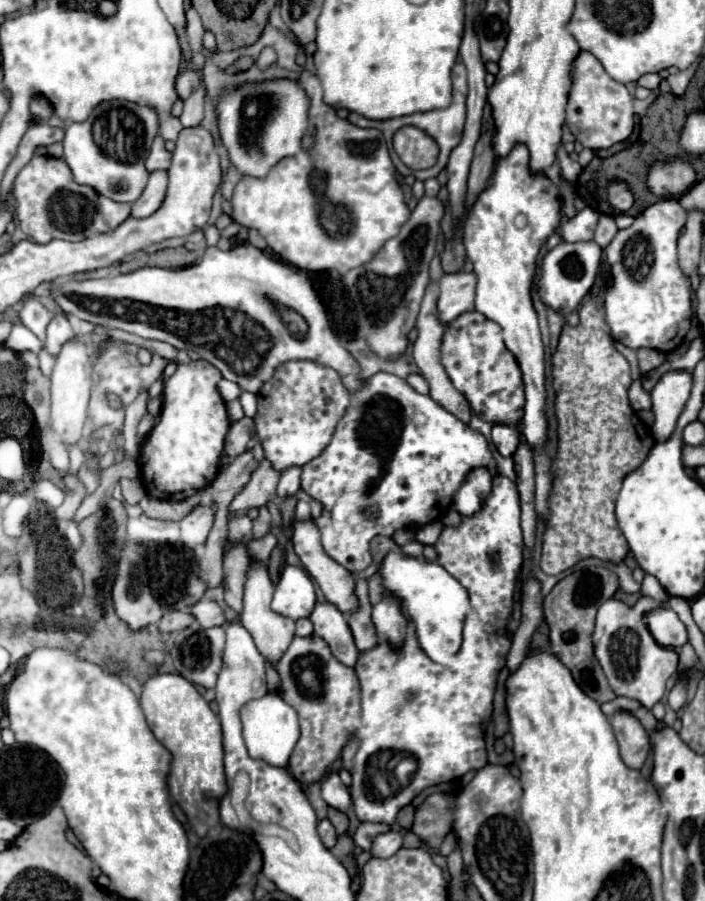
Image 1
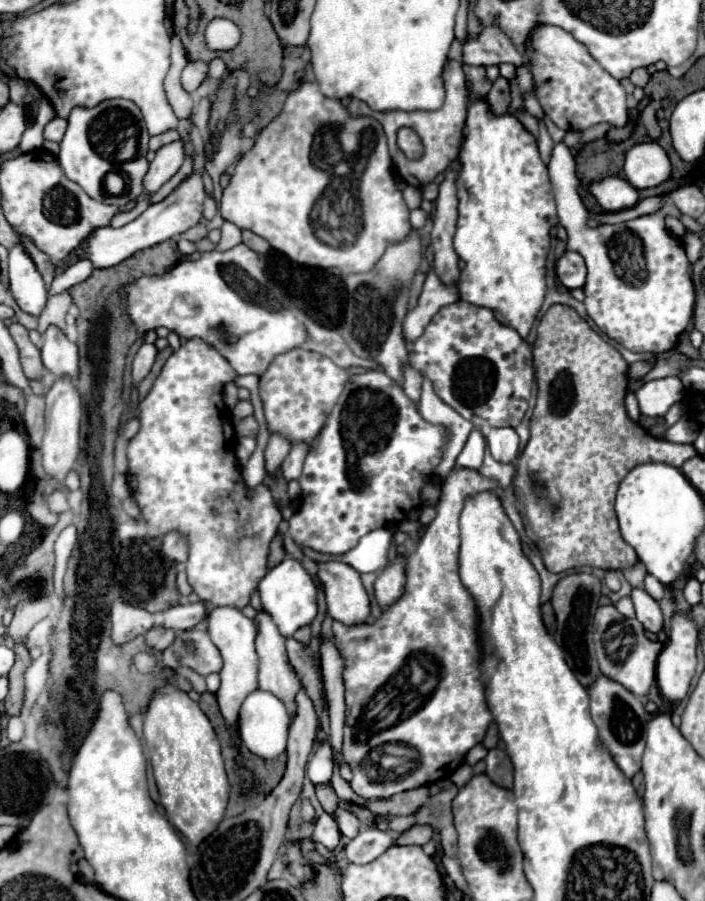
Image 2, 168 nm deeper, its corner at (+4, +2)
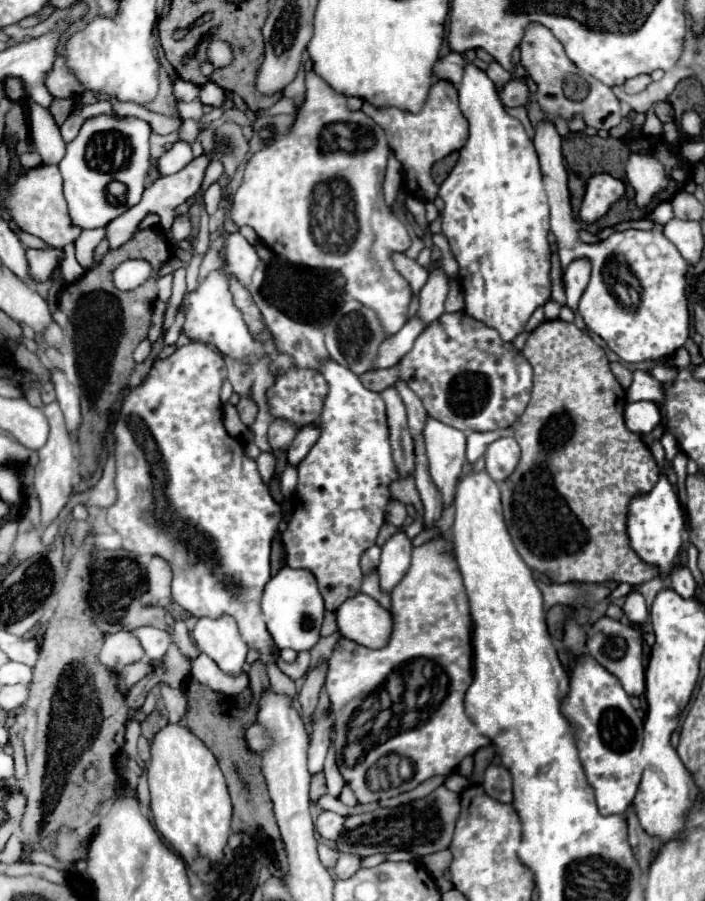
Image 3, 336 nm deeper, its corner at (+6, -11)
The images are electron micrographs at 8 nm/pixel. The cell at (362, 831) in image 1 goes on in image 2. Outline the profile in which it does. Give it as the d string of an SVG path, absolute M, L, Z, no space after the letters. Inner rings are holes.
M337 808L335 814L333 814L333 818L335 818L335 822L337 822L337 826L339 826L339 830L341 830L343 836L347 836L347 838L355 838L357 836L357 832L359 832L359 820L357 820L357 816L353 816L349 810Z

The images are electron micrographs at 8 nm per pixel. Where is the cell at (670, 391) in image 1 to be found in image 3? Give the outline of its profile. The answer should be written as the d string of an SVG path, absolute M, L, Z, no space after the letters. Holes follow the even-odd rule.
M635 401L625 407L625 425L633 433L651 433L661 423L661 409L653 401Z

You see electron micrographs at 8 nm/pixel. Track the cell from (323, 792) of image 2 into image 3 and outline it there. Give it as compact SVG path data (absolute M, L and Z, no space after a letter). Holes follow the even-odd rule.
M319 773L319 775L313 775L311 777L311 801L317 803L319 797L323 797L327 793L327 785L325 785L325 775Z

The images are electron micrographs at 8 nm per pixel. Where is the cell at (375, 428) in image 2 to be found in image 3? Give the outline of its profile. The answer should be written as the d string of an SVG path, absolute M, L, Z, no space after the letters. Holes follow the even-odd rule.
M323 361L319 371L329 383L325 409L319 423L321 433L309 455L297 467L299 483L295 493L295 511L281 537L287 551L287 567L311 571L325 599L325 609L335 611L347 597L353 597L361 587L363 573L359 569L359 557L367 547L375 543L377 533L385 523L385 509L391 501L389 485L399 479L399 471L393 459L387 413L381 395L365 389L355 373L349 373L347 367L335 361Z

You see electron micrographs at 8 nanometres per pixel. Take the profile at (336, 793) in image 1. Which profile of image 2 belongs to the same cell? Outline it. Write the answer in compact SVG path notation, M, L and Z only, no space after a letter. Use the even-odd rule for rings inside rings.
M321 740L315 746L313 756L309 758L307 764L307 774L311 778L313 784L325 784L331 780L333 774L333 754L331 754L331 746L327 740Z

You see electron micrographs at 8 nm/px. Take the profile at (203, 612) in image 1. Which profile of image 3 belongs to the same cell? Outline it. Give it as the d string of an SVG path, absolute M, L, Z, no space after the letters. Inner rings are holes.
M141 627L141 629L135 629L135 633L149 659L161 659L173 641L171 633L157 627Z

